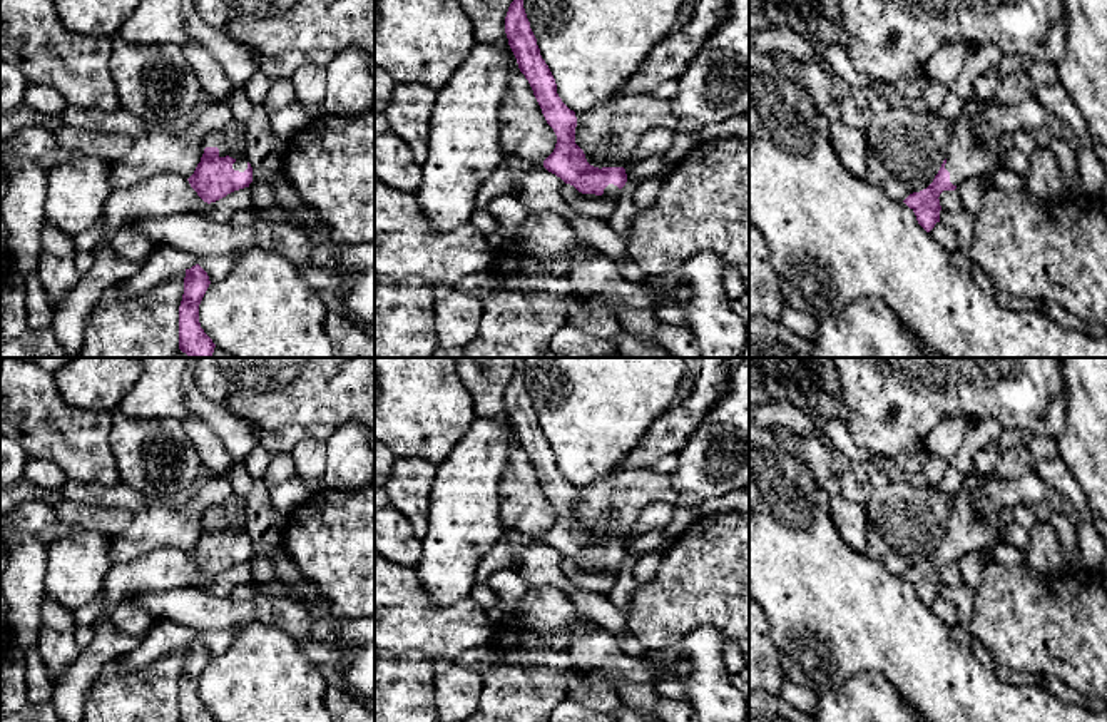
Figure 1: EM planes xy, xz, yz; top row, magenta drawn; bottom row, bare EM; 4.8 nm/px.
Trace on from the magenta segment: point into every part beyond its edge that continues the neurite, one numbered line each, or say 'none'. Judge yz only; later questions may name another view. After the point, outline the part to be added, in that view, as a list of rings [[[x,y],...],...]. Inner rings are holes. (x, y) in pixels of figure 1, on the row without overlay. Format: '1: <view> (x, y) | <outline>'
1: yz (965, 532) | [[[965,476],[960,491],[951,498],[953,508],[946,520],[945,543],[950,547],[950,557],[957,562],[968,552],[992,548],[997,542],[998,513],[987,513],[978,518],[973,508],[973,498],[987,478]]]

